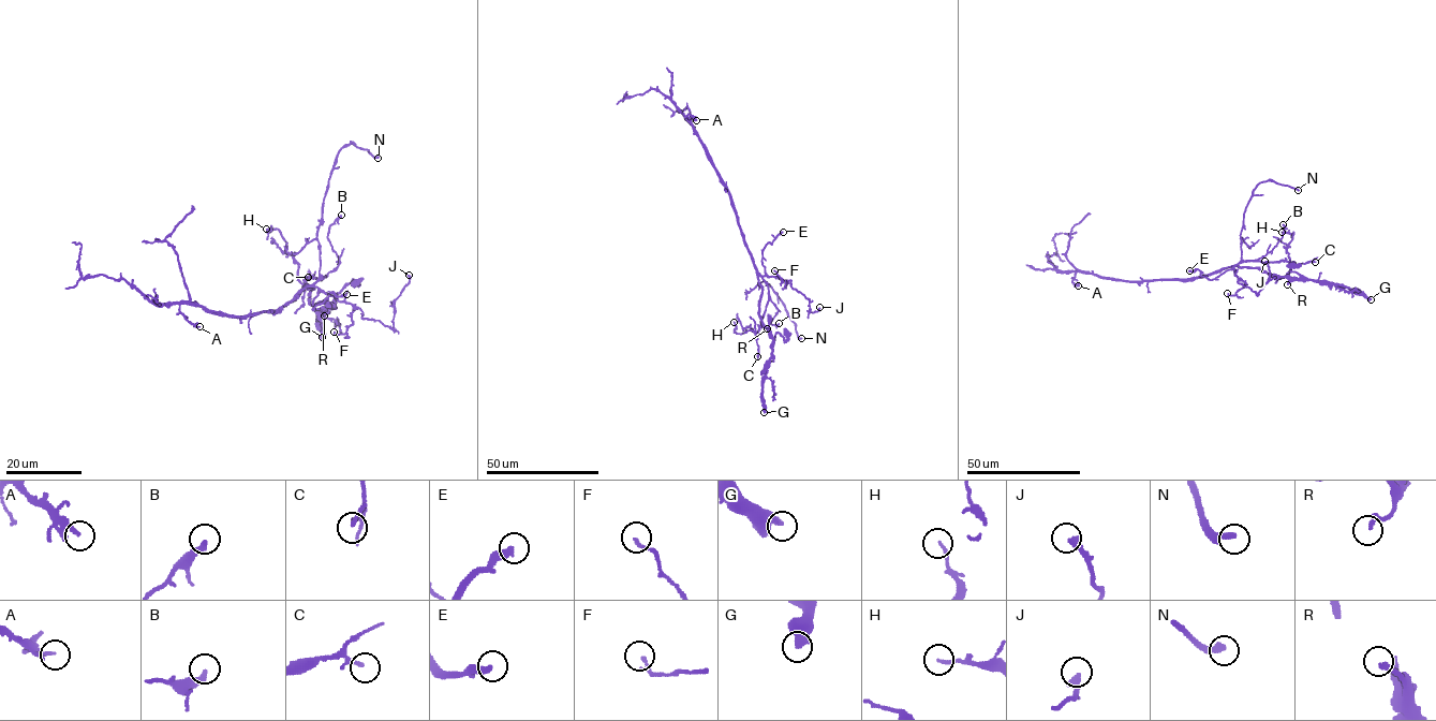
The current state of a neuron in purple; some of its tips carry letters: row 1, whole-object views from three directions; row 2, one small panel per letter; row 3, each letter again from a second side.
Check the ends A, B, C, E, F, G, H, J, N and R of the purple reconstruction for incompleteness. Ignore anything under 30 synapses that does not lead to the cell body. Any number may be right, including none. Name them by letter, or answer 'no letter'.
N

